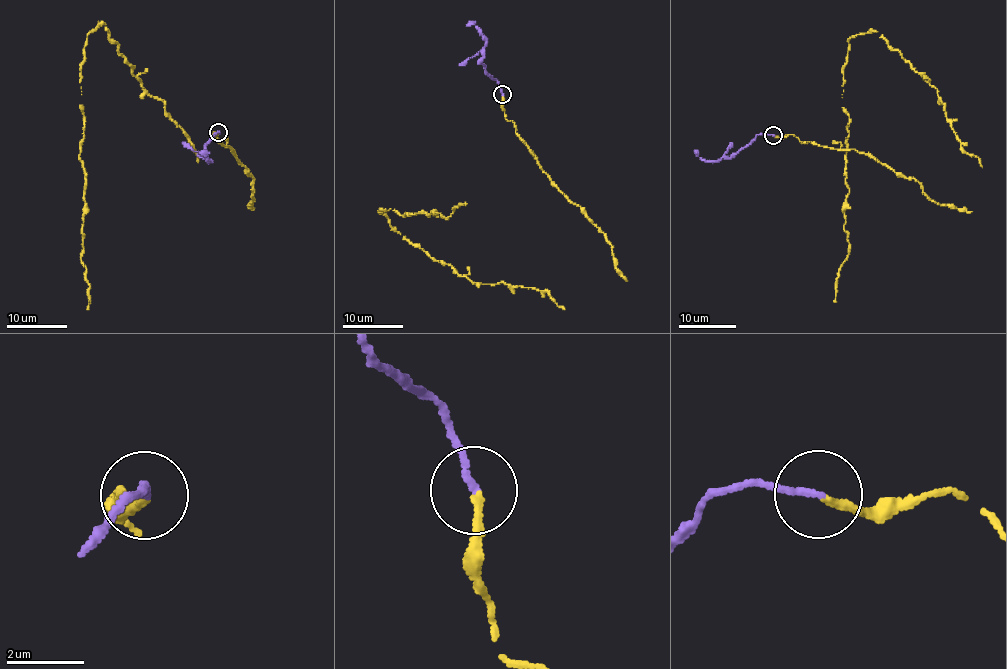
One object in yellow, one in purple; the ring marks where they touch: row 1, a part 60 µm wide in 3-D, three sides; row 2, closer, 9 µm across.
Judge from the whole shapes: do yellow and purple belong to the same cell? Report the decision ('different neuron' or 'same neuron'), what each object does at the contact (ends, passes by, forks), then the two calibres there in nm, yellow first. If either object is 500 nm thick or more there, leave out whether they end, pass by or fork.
same neuron; yellow ends there; purple ends there; 190 nm thick on the yellow side, 170 nm on the other

